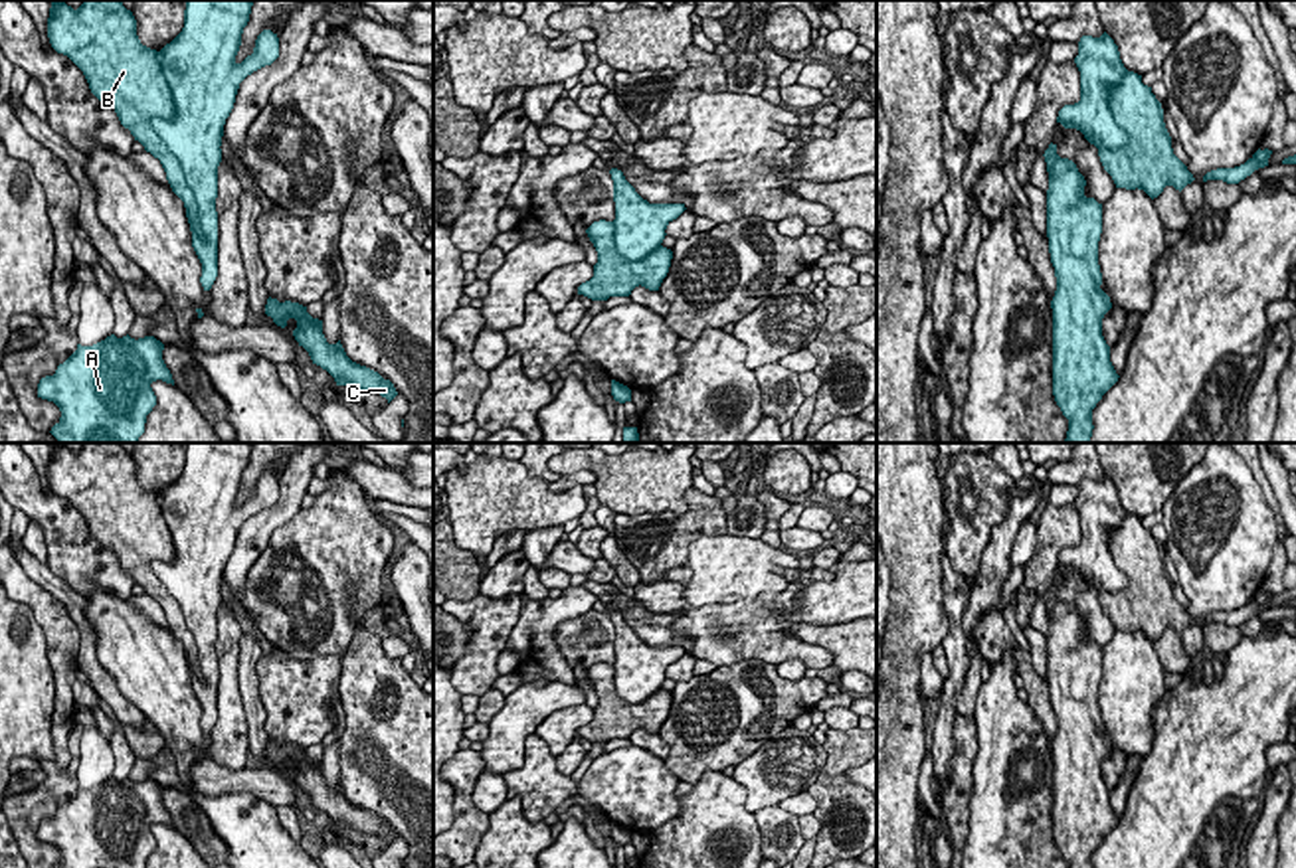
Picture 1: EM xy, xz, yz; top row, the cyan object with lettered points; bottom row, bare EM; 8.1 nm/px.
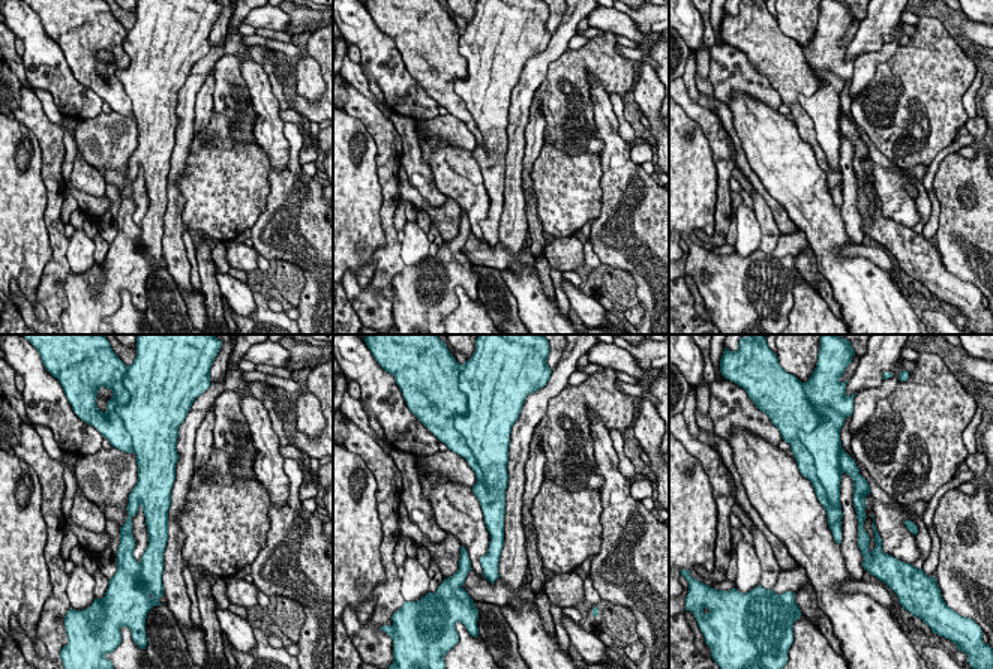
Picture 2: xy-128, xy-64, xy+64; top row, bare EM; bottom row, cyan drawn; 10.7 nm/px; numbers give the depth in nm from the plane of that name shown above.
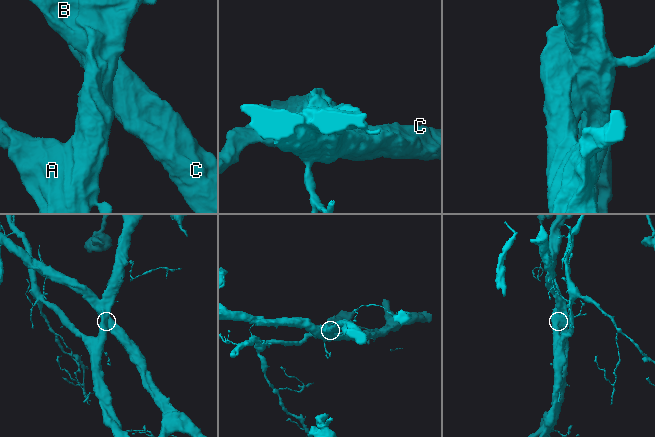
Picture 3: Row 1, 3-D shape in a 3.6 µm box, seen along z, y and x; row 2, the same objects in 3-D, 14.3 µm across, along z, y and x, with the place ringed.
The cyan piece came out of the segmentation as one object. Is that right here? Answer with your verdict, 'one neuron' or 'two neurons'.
two neurons

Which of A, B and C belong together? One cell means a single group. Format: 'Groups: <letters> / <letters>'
Groups: A / B C

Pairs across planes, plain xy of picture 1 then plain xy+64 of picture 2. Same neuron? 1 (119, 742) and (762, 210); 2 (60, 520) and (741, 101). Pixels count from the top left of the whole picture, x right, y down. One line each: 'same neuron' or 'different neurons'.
1: same neuron
2: different neurons

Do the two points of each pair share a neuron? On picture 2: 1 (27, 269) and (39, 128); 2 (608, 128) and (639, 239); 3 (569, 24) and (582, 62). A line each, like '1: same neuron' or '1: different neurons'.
1: different neurons
2: same neuron
3: different neurons

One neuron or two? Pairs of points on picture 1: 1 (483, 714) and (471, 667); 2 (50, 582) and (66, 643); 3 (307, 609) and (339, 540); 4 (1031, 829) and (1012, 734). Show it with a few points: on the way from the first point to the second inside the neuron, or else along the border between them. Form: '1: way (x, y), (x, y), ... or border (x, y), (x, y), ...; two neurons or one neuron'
1: border (493, 689), (479, 696); two neurons
2: border (20, 566), (64, 606), (80, 637); two neurons
3: way (309, 592), (329, 558); one neuron
4: way (1016, 805), (1014, 758); one neuron

